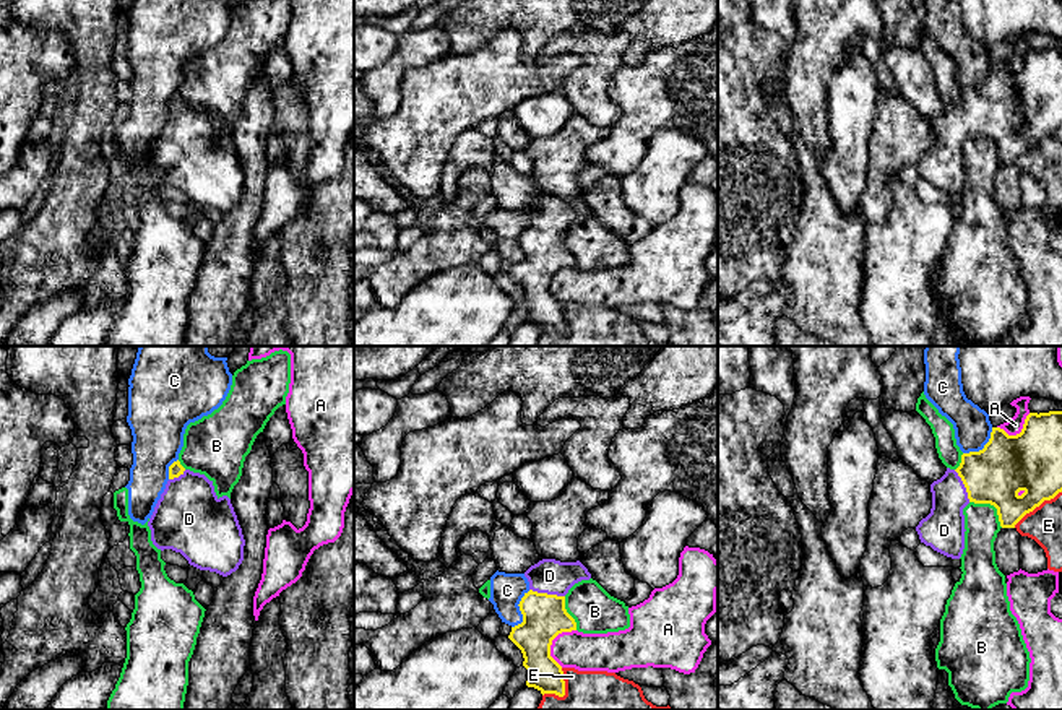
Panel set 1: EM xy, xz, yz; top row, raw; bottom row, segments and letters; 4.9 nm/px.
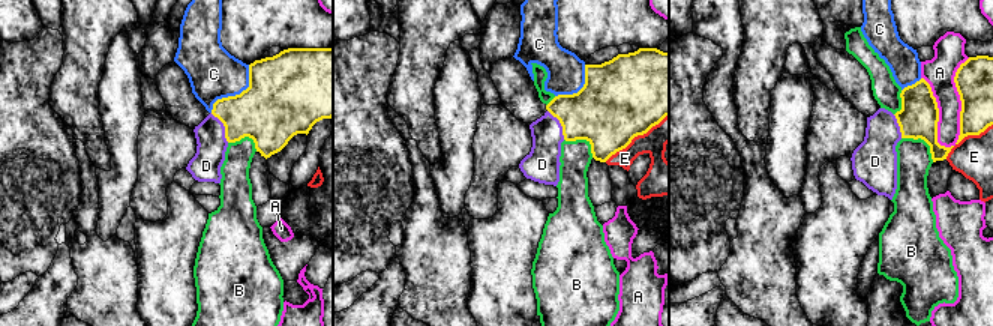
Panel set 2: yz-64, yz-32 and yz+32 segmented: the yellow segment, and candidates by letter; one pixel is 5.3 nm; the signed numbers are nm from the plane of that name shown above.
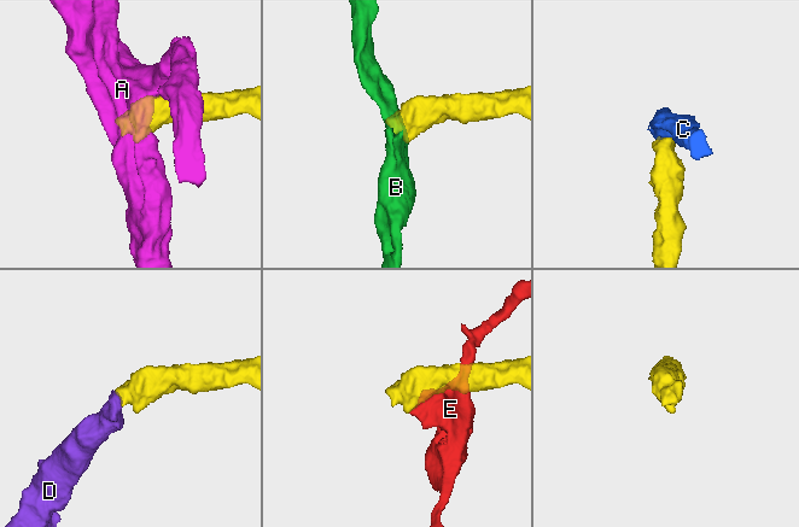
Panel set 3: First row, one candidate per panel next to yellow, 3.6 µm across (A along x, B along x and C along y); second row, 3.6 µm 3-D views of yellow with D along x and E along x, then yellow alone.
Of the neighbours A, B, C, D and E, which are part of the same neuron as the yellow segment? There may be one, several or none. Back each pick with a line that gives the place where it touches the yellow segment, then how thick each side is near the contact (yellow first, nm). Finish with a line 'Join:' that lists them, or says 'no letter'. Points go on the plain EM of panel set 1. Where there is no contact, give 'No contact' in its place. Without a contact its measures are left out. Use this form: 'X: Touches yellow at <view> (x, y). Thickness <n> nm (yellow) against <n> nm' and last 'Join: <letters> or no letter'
D: Touches yellow at xz (546, 229). Thickness 220 nm (yellow) against 170 nm
Join: D

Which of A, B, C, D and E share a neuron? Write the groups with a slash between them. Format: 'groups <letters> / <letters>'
groups A / B C / D / E

